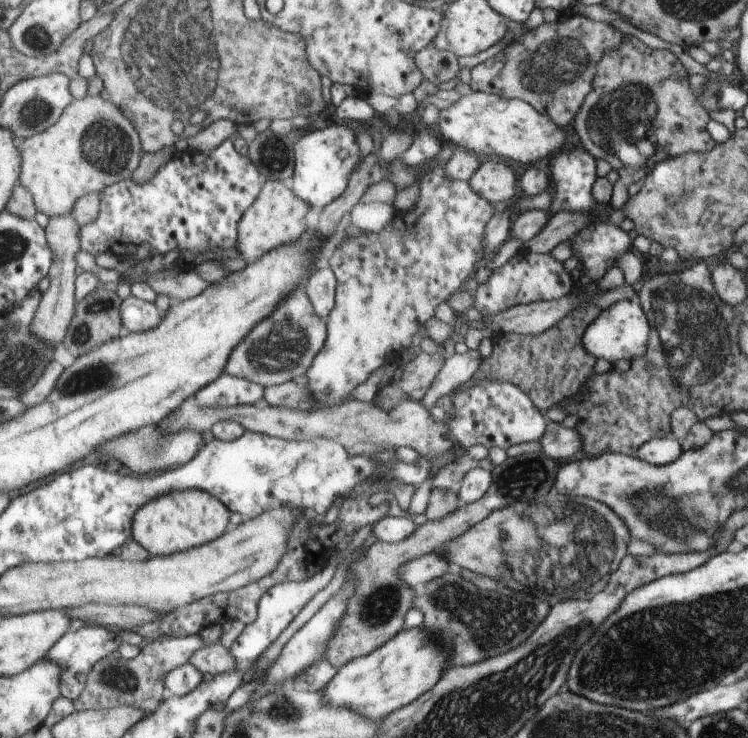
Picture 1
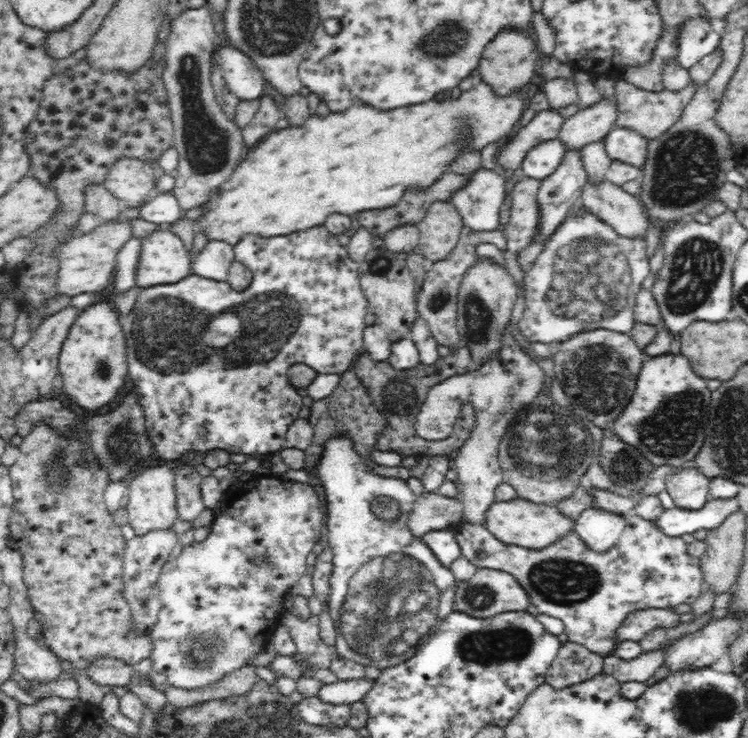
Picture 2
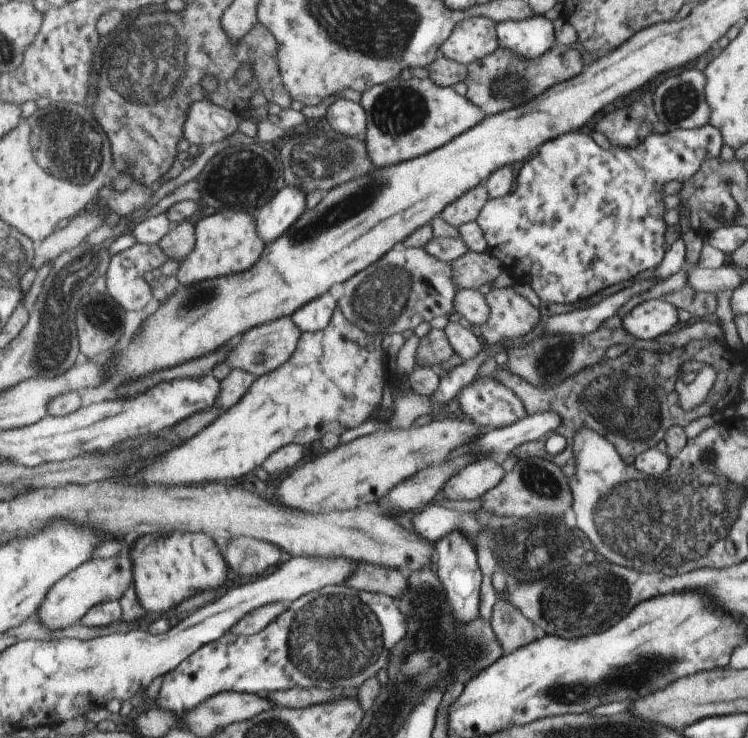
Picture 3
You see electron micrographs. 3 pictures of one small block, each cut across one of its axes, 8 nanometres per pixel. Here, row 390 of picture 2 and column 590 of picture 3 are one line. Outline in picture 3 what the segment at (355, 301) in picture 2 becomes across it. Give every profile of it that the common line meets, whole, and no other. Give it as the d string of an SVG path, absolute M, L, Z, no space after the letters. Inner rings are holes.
M709 125L695 129L674 129L662 134L649 134L638 146L630 148L610 146L607 150L599 148L589 138L589 134L583 134L583 132L573 131L553 138L543 144L534 157L529 158L527 162L523 162L523 166L517 174L517 180L515 180L515 190L509 192L509 195L489 199L486 205L483 206L478 218L475 218L474 222L482 228L482 234L485 236L487 248L485 252L499 262L502 272L507 272L515 283L528 284L540 301L571 305L582 299L588 299L602 289L624 280L633 281L637 274L641 274L645 270L655 270L661 264L661 258L664 258L663 230L665 230L665 224L663 224L663 218L661 218L661 212L664 212L661 186L669 180L679 180L681 183L688 181L701 165L711 161L710 158L719 158L721 147L722 134L719 134L719 130L715 130L713 126Z

